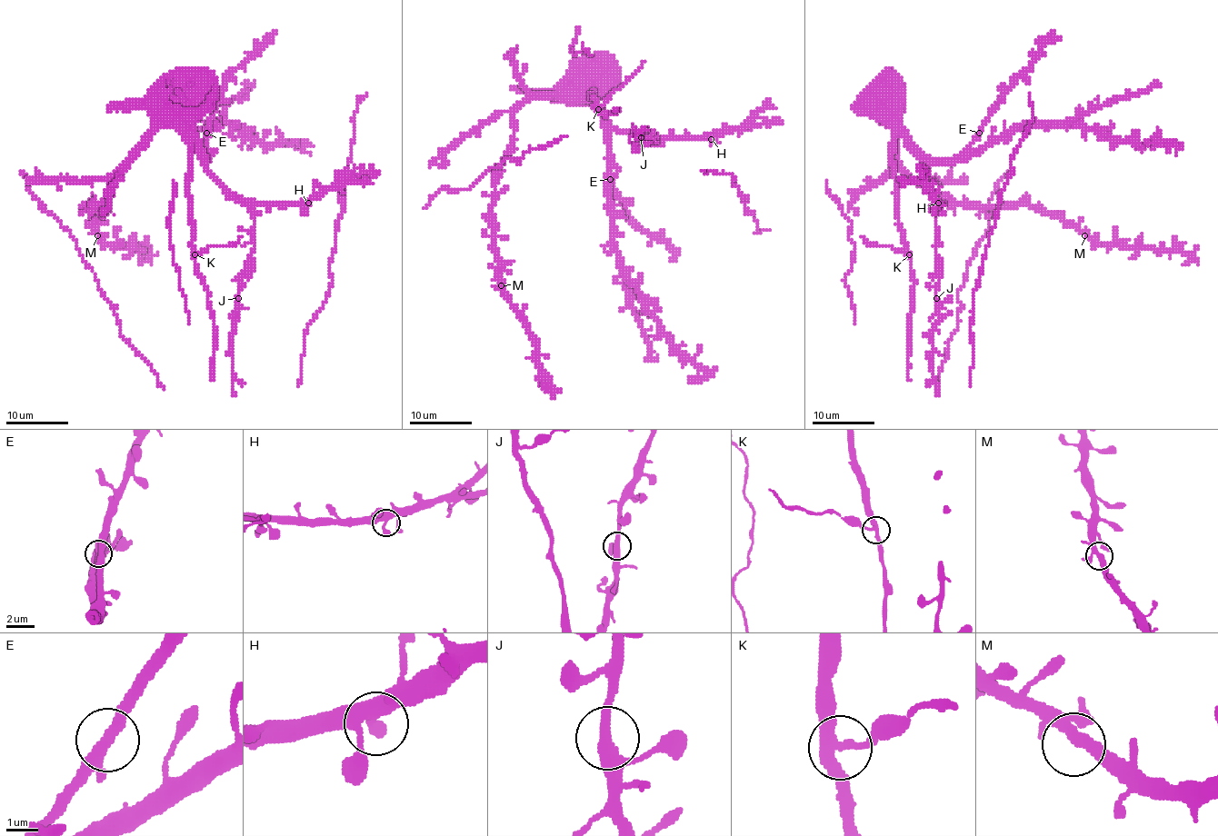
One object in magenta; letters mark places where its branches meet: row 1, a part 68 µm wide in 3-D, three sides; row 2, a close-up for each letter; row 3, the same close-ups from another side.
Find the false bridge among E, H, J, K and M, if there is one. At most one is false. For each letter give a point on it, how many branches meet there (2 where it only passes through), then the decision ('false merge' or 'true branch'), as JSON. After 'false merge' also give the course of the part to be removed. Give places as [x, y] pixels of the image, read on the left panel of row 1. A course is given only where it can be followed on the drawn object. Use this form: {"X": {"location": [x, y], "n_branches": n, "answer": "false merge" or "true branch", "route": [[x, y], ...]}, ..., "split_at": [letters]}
{"E": {"location": [206, 133], "n_branches": 3, "answer": "true branch"}, "H": {"location": [308, 203], "n_branches": 3, "answer": "true branch"}, "J": {"location": [238, 298], "n_branches": 3, "answer": "true branch"}, "K": {"location": [194, 254], "n_branches": 3, "answer": "false merge", "route": [[194, 254], [204, 253], [210, 246], [234, 245], [241, 235]]}, "M": {"location": [97, 235], "n_branches": 3, "answer": "true branch"}, "split_at": ["K"]}

